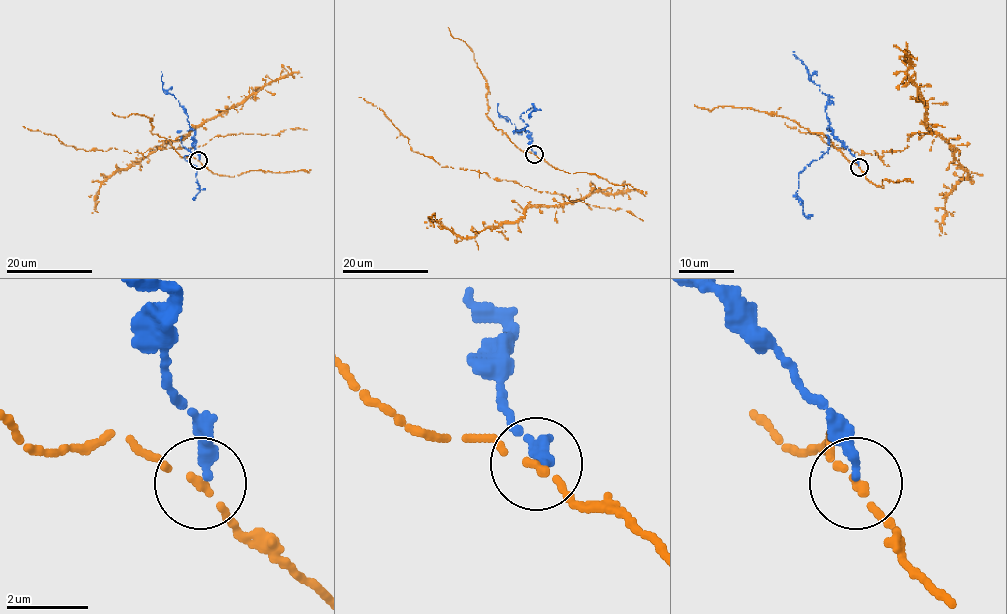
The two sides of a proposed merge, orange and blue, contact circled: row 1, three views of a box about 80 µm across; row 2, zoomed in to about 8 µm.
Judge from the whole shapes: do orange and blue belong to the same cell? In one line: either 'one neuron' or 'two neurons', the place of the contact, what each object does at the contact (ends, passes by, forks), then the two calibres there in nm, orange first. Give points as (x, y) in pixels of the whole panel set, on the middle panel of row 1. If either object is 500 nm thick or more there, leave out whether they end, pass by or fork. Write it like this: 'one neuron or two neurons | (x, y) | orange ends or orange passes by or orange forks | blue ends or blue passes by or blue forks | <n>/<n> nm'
two neurons | (534, 154) | orange passes by | blue ends | 150/280 nm

